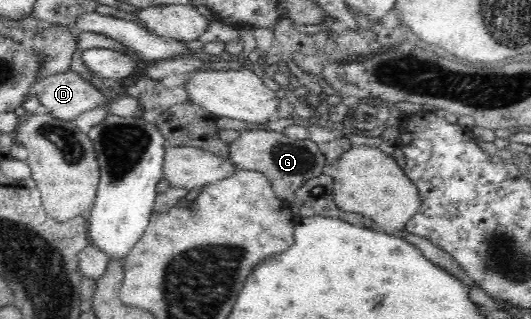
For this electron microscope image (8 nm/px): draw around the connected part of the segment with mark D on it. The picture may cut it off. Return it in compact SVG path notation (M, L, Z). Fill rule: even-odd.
M71 70L52 74L38 80L34 83L34 89L36 90L39 103L48 109L48 113L56 119L66 121L75 120L81 113L102 105L109 98L88 80L82 78L80 74Z

